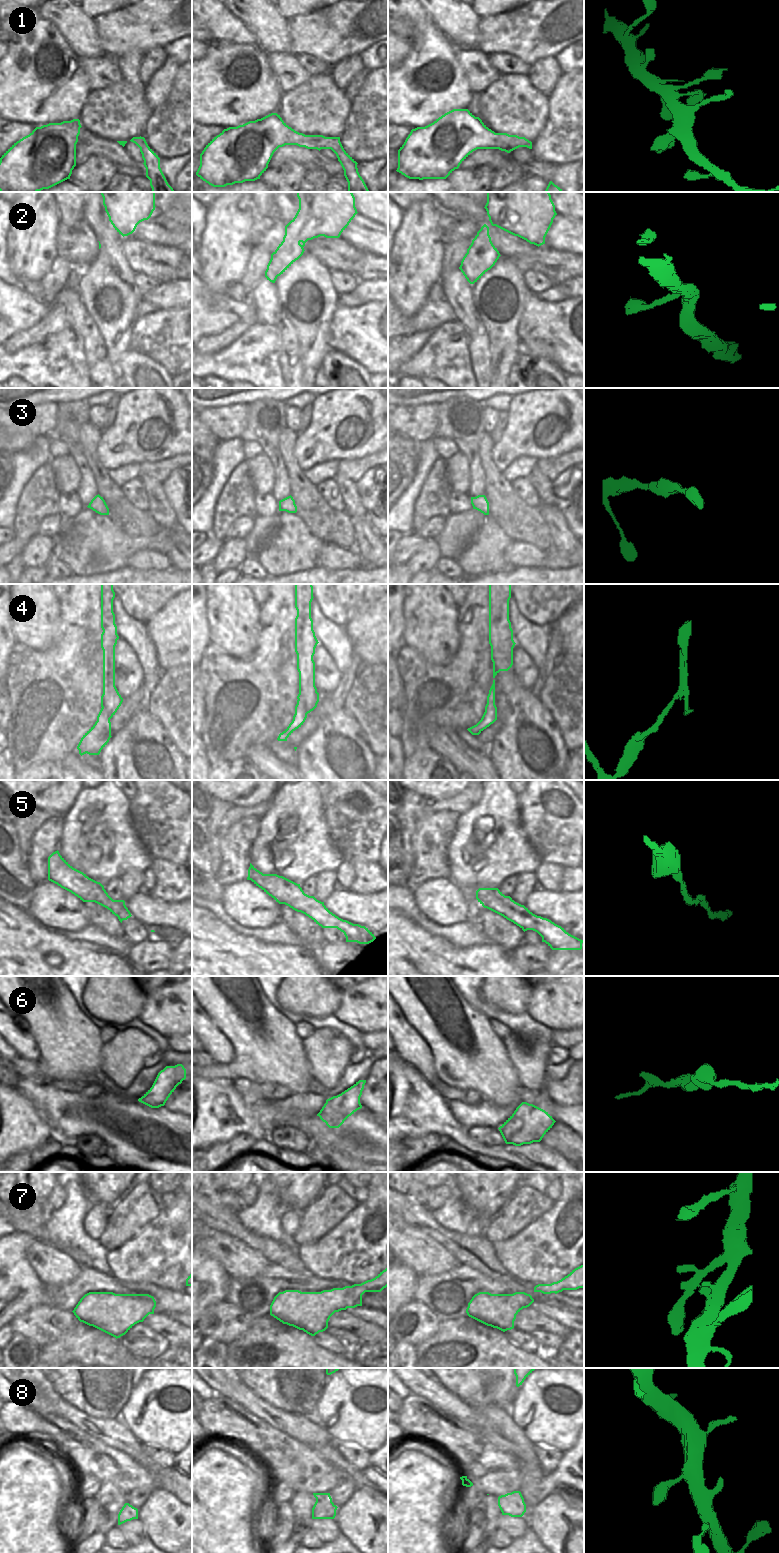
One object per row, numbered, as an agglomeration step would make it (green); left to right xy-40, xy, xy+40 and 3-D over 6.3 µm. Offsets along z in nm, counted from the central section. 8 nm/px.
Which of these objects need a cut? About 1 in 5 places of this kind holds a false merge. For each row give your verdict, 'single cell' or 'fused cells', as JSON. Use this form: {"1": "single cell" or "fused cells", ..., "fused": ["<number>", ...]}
{"1": "single cell", "2": "single cell", "3": "single cell", "4": "fused cells", "5": "single cell", "6": "single cell", "7": "single cell", "8": "single cell", "fused": ["4"]}

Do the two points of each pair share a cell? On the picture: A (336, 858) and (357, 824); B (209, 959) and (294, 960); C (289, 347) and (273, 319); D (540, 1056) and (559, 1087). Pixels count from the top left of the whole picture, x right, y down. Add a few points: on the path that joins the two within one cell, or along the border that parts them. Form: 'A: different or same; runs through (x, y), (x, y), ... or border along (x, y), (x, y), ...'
A: different; border along (329, 831), (333, 843), (346, 859)
B: same; runs through (230, 960), (273, 960)
C: same; runs through (288, 340), (285, 331), (280, 326)
D: different; border along (546, 1082), (543, 1089)

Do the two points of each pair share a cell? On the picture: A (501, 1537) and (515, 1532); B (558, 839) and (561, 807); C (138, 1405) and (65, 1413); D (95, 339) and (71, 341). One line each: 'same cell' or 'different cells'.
A: different cells
B: same cell
C: different cells
D: different cells

